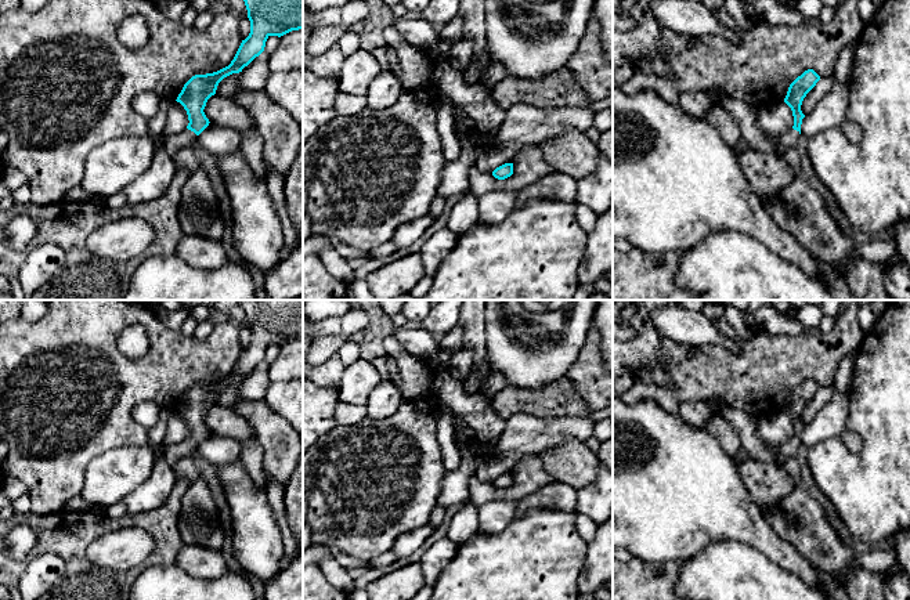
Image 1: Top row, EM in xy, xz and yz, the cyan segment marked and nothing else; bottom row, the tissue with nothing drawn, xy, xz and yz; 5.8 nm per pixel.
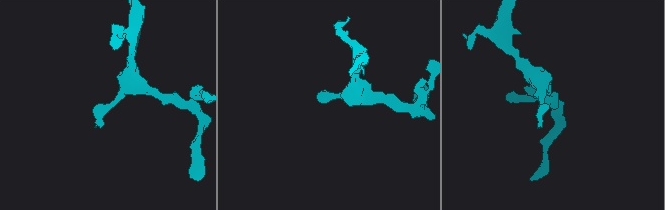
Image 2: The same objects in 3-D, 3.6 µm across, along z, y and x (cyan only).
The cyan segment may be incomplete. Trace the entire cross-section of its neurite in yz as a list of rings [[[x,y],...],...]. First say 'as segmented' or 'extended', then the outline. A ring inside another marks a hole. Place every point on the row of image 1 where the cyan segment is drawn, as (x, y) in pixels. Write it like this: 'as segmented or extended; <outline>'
extended; [[[808,69],[790,84],[784,102],[792,111],[794,126],[779,140],[770,138],[756,127],[755,109],[745,101],[725,95],[716,102],[737,122],[743,137],[751,142],[754,149],[783,158],[788,149],[795,147],[801,135],[801,124],[805,118],[801,105],[819,80],[820,76],[813,69]]]

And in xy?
extended; [[[243,0],[250,33],[242,40],[231,64],[217,72],[192,76],[177,97],[188,115],[185,130],[166,135],[162,147],[173,156],[184,148],[189,148],[196,137],[209,126],[203,109],[207,100],[216,94],[219,83],[232,75],[239,73],[266,47],[270,36],[284,36],[292,30],[303,30],[303,0]]]

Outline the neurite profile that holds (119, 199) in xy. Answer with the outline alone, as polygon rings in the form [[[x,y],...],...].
[[[124,191],[118,192],[102,200],[102,205],[109,209],[120,209],[120,207],[126,206],[127,203],[129,202],[127,202],[127,196],[126,196]]]

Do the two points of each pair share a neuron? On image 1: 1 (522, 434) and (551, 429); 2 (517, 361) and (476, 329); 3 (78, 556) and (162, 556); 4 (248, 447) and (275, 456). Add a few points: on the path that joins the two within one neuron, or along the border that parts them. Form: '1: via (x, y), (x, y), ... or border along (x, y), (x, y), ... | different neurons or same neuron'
1: via (528, 434), (544, 434) | same neuron
2: border along (484, 314), (487, 354) | different neurons
3: via (94, 528), (121, 521), (145, 521), (152, 528) | same neuron
4: border along (253, 436), (262, 448), (262, 470), (267, 483) | different neurons

